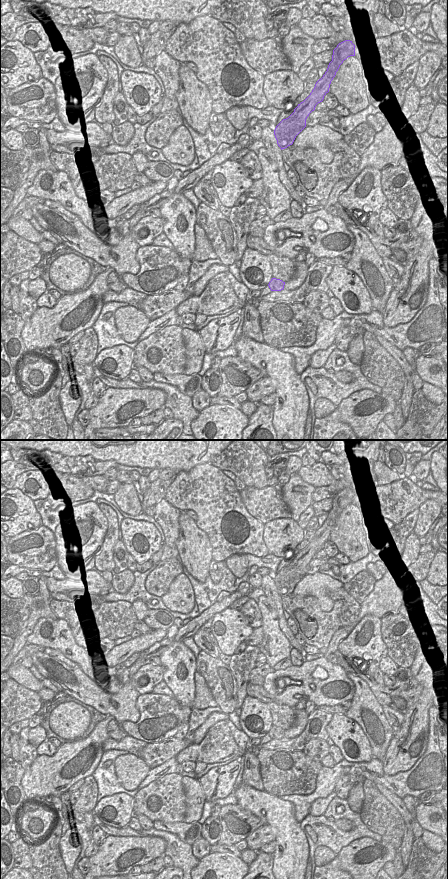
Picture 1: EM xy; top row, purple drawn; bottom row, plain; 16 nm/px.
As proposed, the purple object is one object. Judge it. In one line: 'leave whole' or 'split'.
leave whole

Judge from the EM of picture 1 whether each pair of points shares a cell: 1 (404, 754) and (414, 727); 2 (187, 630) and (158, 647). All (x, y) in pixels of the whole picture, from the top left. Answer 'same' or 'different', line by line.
1: same
2: same

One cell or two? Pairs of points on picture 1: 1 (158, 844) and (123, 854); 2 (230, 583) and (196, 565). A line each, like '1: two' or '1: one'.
1: one
2: two

